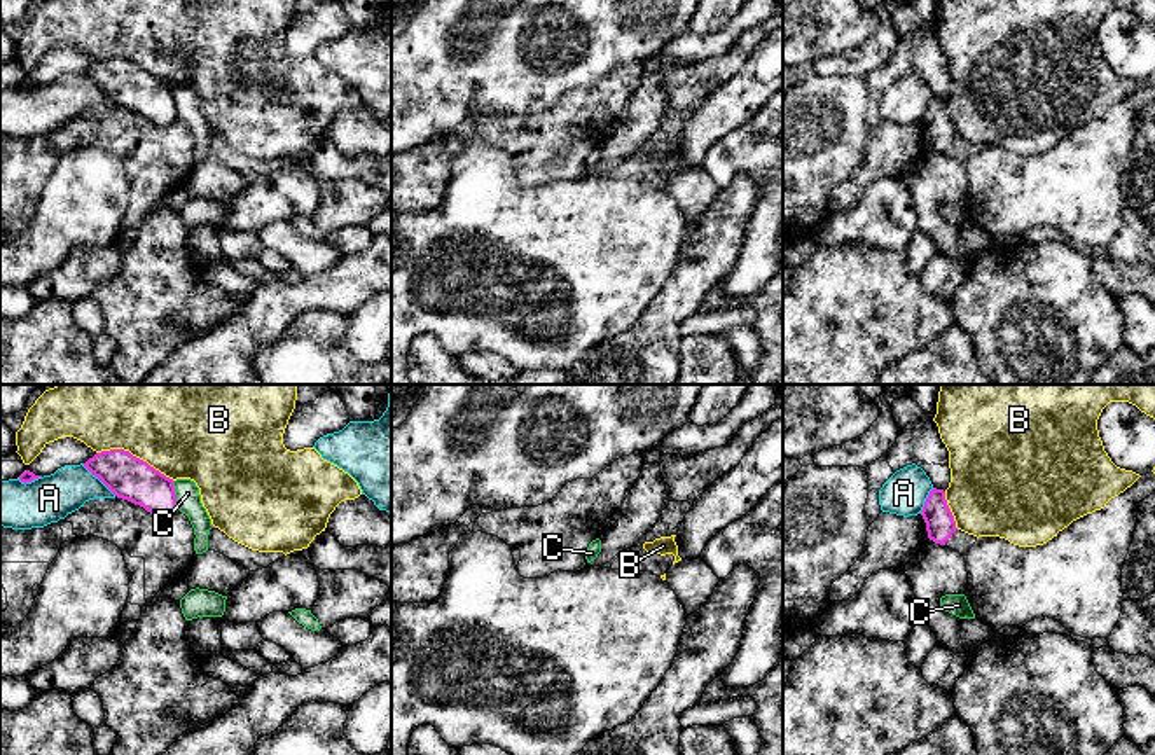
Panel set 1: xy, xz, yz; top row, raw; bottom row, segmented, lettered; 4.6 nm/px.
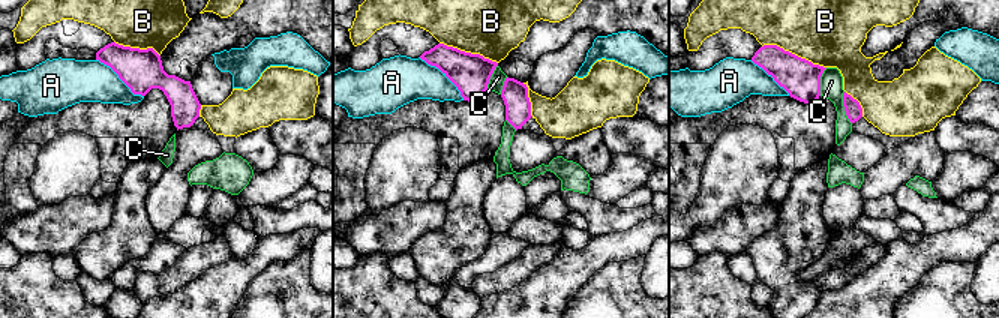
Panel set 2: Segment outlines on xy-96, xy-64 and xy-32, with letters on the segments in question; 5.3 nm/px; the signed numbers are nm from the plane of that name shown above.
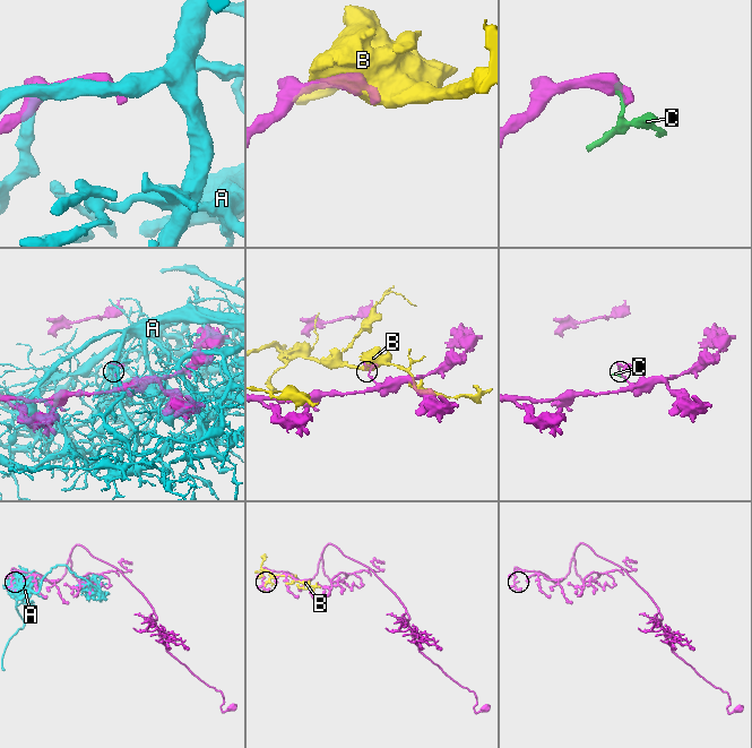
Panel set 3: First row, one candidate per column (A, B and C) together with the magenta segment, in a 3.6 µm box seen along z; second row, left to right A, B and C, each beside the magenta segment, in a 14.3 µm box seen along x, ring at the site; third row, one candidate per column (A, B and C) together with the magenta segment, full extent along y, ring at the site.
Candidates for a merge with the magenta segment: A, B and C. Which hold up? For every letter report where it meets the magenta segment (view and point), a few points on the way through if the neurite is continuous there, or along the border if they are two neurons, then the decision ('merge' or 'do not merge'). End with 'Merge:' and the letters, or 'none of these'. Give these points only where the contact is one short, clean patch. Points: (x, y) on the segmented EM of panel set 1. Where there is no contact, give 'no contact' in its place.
A: contact xy (100, 479); do not merge
B: contact xy (135, 457); do not merge
C: contact xy (175, 495); border xy (173, 481), (177, 509); do not merge
Merge: none of these

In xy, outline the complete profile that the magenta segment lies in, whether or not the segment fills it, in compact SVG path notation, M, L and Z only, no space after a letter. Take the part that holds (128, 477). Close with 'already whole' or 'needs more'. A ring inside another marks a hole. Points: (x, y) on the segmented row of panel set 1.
M124 449L96 453L84 467L117 498L143 507L157 517L176 512L173 479Z; already whole

